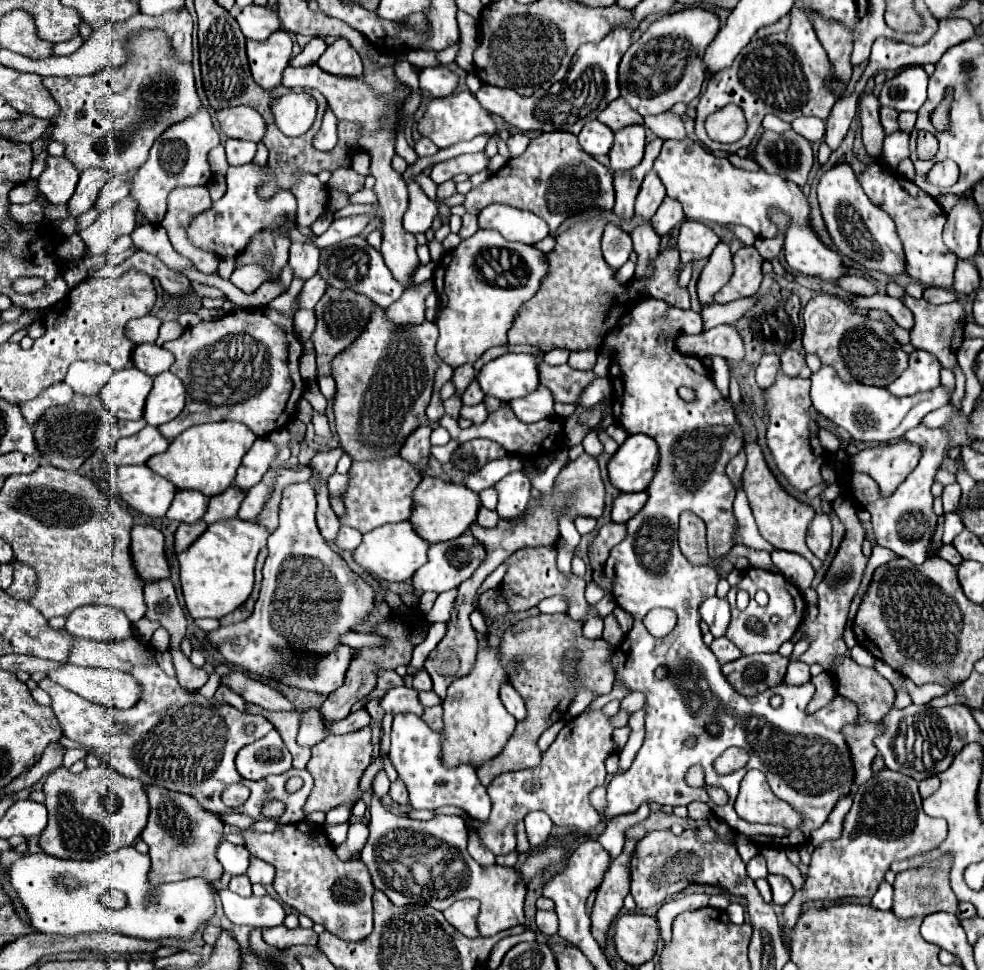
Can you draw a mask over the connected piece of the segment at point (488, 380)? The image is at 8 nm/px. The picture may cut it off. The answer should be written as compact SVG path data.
M503 354L475 374L485 396L495 396L501 402L527 396L539 386L539 360L533 354Z

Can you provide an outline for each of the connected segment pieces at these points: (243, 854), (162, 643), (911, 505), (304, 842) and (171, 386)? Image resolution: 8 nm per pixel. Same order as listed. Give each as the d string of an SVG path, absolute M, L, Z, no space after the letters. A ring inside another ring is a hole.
M225 840L217 850L217 858L223 864L225 872L229 872L231 876L237 876L237 874L245 874L247 872L251 854L247 852L245 846L235 846L235 844Z
M165 628L155 630L155 634L153 634L153 638L151 638L151 644L155 646L155 650L167 652L167 650L169 650L169 632L167 632Z
M922 424L909 430L904 437L911 443L921 443L923 454L921 454L917 468L907 476L907 480L903 484L899 484L899 488L891 496L887 496L887 498L879 496L879 486L875 486L875 480L871 476L853 472L849 484L847 484L847 476L839 476L839 478L845 480L843 482L845 492L851 490L853 502L857 506L861 506L861 508L865 506L865 510L869 510L877 544L897 552L899 556L911 560L913 564L923 564L927 558L927 552L931 548L929 544L931 544L931 536L933 536L935 524L937 524L937 516L933 514L931 484L933 484L935 472L941 468L941 462L949 450L949 438L940 428L929 429ZM863 494L865 494L865 504L863 504Z
M299 822L299 824L287 824L281 826L279 830L271 832L271 834L261 834L261 832L251 832L251 830L239 830L231 826L231 832L241 832L245 838L245 846L251 850L253 856L269 862L275 866L277 870L277 880L273 882L279 898L289 904L291 908L295 908L299 914L309 916L313 922L325 926L325 930L329 930L331 934L343 938L343 940L363 940L365 936L369 936L369 932L373 930L373 906L371 906L371 896L375 892L369 872L363 866L361 860L355 862L343 862L335 856L331 842L327 840L327 836L321 830L321 826L317 824L309 824L309 822Z
M163 372L155 376L153 390L147 396L143 420L151 426L161 426L177 418L183 406L185 406L185 388L181 380L171 372Z

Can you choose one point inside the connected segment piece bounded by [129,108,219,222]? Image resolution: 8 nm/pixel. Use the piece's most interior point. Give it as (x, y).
(179, 157)

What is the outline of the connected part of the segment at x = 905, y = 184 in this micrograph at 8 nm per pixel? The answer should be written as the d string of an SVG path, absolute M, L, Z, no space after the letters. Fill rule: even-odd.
M869 158L865 172L859 176L859 182L865 190L865 194L869 196L869 200L883 208L883 212L887 212L899 232L901 244L903 244L903 252L905 252L905 268L907 274L921 282L923 286L939 286L939 288L951 288L953 286L953 272L955 272L955 254L945 248L941 232L943 232L943 224L945 224L945 214L941 210L941 206L925 192L919 192L917 196L911 198L911 184L909 180L897 176L897 174L883 174L881 172L881 160Z

